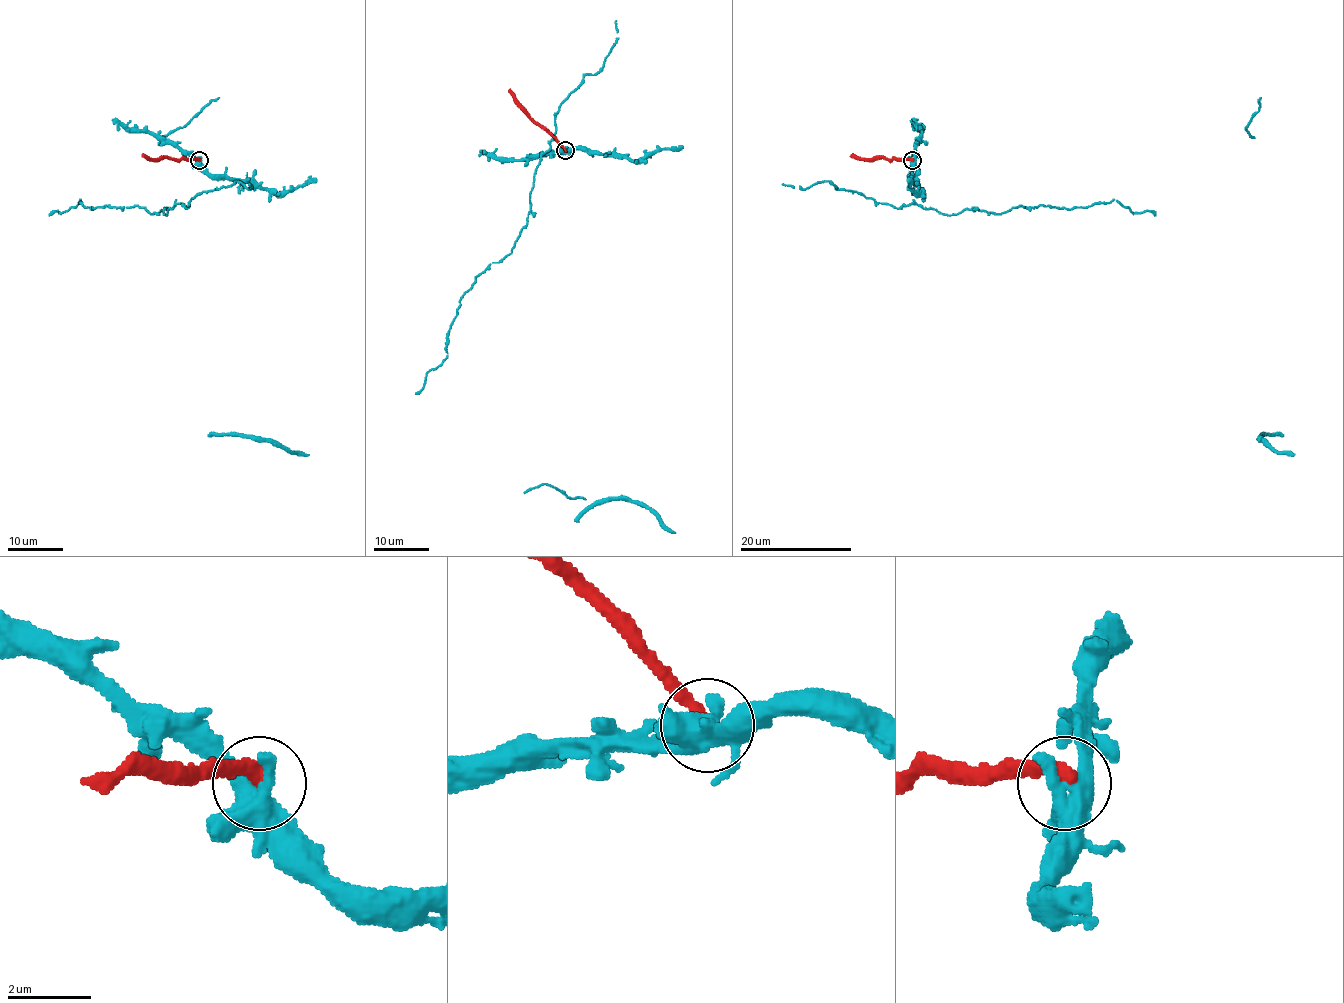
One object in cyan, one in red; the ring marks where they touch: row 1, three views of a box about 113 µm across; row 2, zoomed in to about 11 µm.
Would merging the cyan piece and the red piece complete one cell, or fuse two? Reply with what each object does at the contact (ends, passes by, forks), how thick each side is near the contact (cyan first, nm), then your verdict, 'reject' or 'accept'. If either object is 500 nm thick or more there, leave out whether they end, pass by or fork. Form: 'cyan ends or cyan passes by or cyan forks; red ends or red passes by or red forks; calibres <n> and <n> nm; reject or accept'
cyan forks; red ends; calibres 440 and 400 nm; reject

